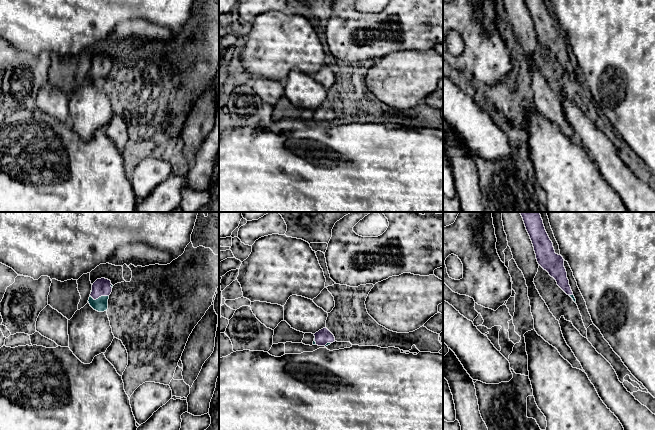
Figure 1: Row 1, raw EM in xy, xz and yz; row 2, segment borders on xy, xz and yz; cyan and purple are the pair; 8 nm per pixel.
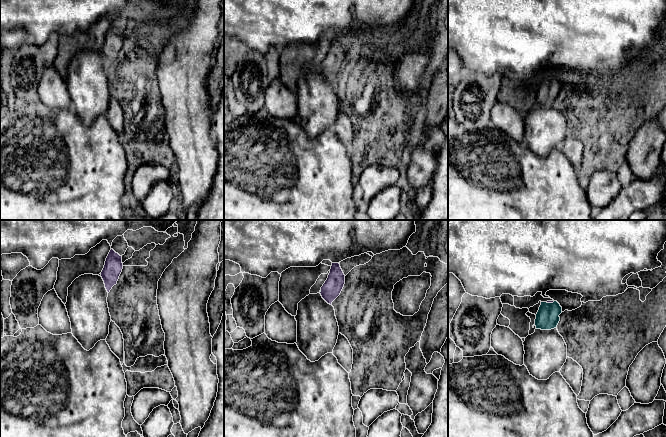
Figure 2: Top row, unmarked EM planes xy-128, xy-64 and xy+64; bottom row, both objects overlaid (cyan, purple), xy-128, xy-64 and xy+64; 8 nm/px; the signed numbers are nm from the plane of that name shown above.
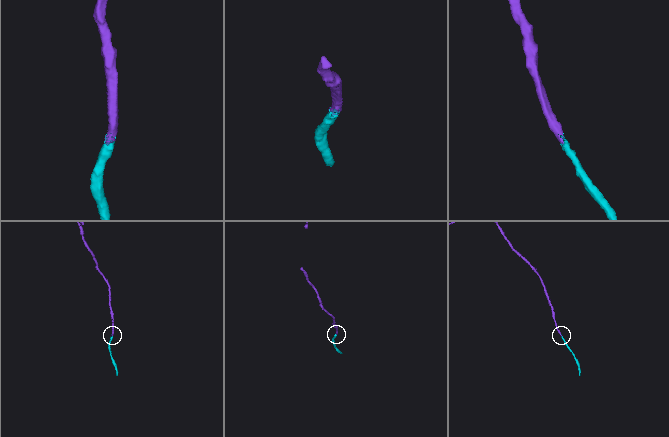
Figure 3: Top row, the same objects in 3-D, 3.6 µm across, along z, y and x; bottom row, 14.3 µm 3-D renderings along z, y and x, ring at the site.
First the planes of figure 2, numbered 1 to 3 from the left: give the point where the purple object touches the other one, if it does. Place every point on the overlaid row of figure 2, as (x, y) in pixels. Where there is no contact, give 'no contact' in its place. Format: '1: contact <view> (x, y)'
1: no contact
2: no contact
3: contact xy+64 (550, 303)

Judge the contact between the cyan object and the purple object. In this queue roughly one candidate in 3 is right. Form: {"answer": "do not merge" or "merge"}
{"answer": "merge"}

